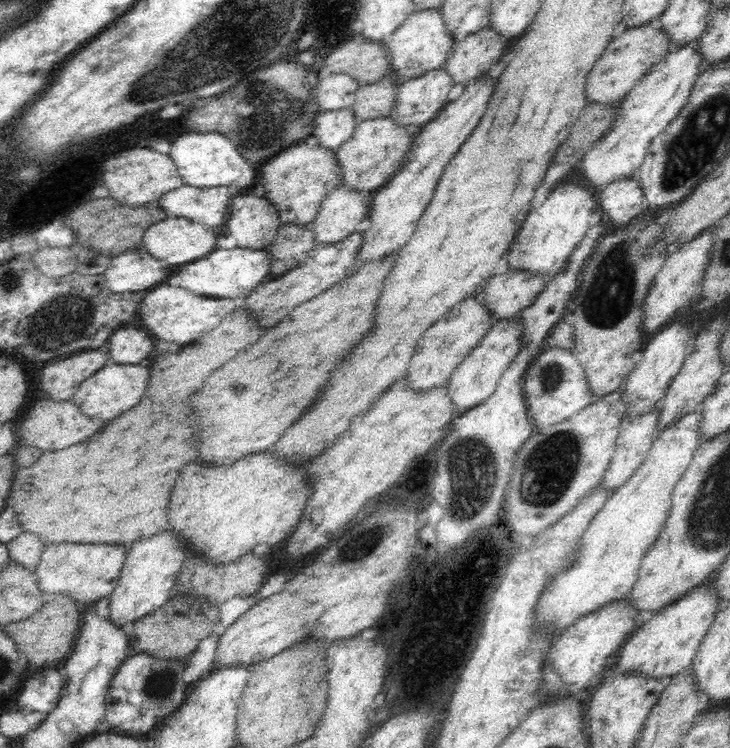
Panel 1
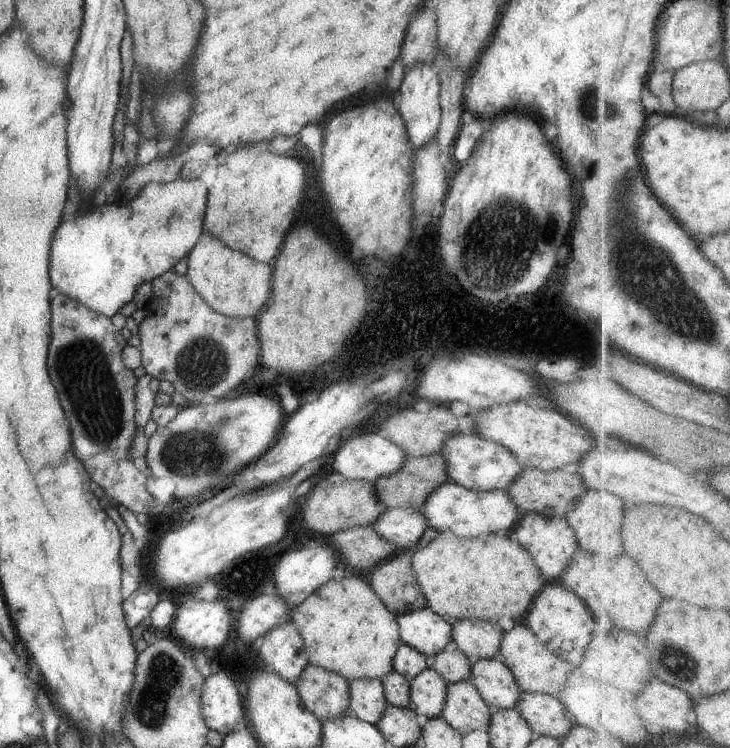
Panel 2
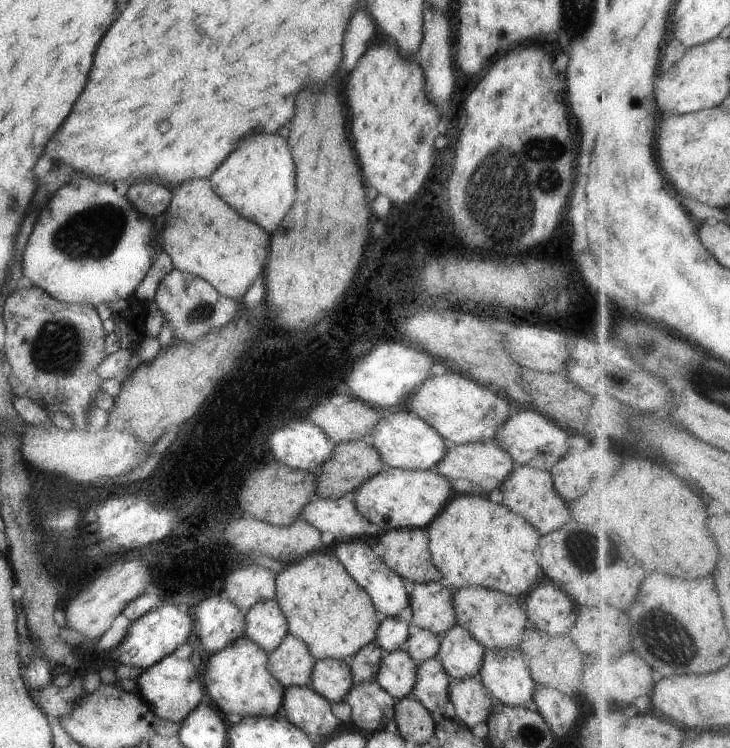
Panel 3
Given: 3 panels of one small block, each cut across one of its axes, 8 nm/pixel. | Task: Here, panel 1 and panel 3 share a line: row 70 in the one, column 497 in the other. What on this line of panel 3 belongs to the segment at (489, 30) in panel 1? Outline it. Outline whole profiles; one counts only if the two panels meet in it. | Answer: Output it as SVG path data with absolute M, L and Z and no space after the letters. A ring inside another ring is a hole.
M480 441L454 445L448 444L444 458L432 469L449 481L455 495L484 495L499 488L501 482L515 469L514 459L496 443Z

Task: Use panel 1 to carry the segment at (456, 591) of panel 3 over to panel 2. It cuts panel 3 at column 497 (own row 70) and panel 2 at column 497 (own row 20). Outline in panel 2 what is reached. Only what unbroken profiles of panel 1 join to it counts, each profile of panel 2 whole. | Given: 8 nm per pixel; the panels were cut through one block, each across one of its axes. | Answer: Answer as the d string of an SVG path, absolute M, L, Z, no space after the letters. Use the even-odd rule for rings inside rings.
M517 621L512 630L503 632L500 648L494 659L505 664L514 675L522 691L559 696L559 690L574 672L574 665L560 660L522 621Z

